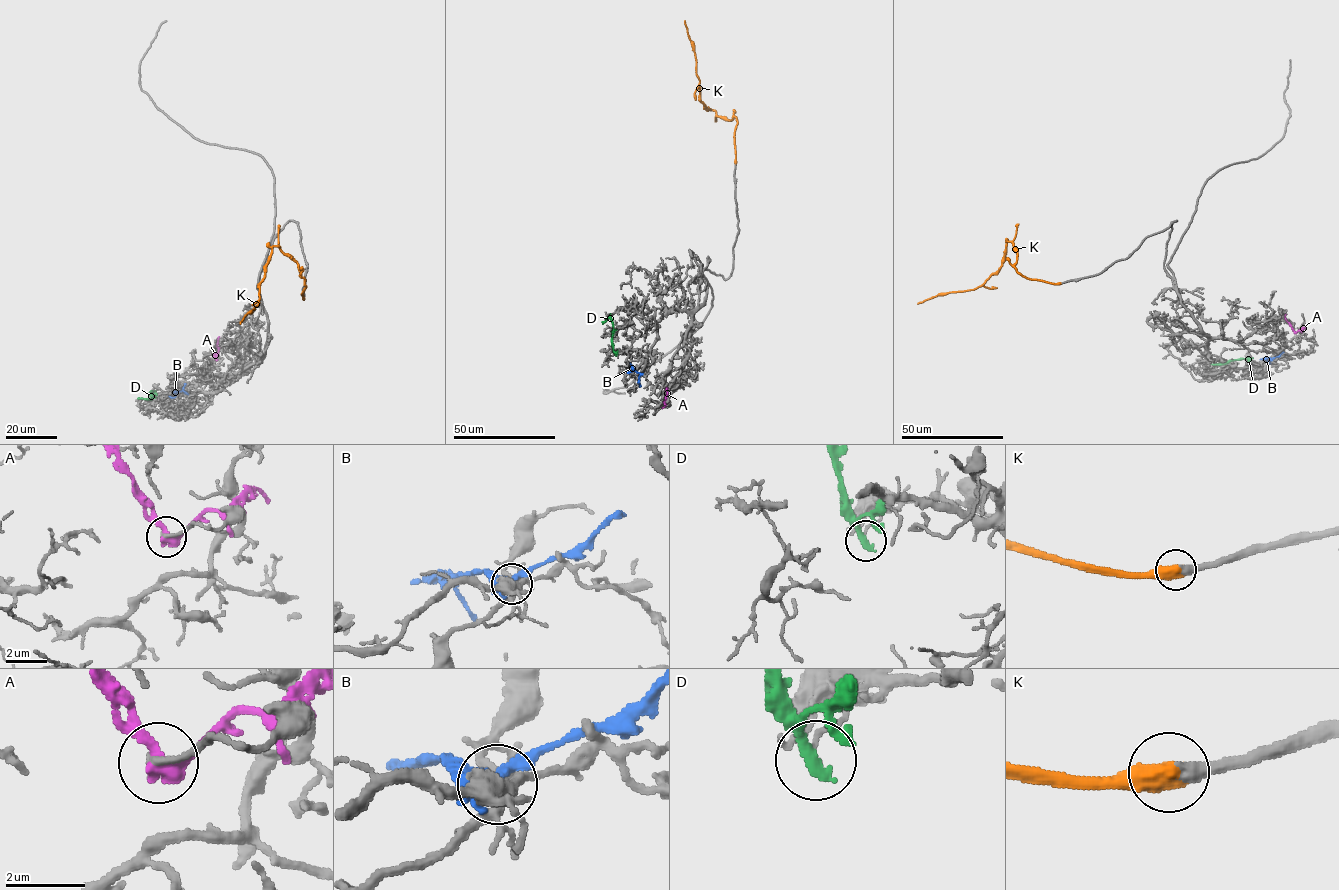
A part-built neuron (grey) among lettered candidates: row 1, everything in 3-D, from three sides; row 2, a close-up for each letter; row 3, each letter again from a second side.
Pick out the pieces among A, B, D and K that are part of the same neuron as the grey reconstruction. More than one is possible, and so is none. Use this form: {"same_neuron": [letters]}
{"same_neuron": ["K"]}

